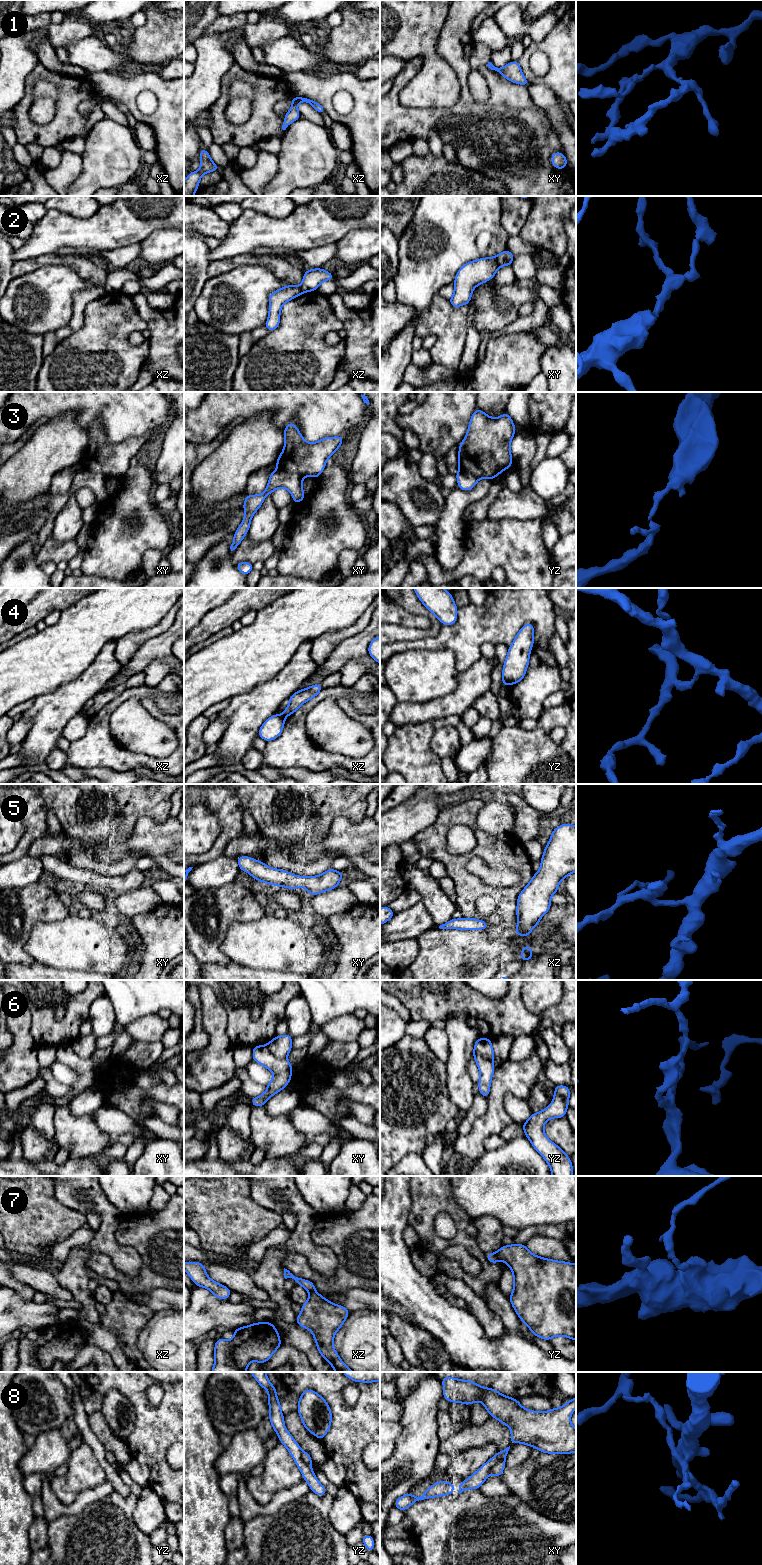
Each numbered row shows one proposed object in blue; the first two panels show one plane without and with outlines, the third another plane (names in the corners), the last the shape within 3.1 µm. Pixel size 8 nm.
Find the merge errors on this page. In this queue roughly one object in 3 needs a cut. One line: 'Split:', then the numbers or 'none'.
Split: 2, 3, 4, 6, 7, 8

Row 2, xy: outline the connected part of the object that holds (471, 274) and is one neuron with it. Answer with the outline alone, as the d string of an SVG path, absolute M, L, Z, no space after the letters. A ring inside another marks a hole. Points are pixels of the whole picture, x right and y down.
M496 257L480 258L461 266L454 280L454 294L448 300L452 307L468 305L473 289L492 279L498 268Z

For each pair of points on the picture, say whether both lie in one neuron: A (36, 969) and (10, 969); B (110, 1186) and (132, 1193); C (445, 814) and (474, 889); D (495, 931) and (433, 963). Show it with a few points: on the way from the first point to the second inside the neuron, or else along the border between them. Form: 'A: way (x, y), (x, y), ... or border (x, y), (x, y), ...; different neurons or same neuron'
A: way (30, 969), (16, 969); same neuron
B: way (115, 1186), (125, 1186), (127, 1188); same neuron
C: way (440, 833), (440, 852), (457, 870); same neuron
D: border (487, 929), (493, 938), (507, 938), (514, 934); different neurons

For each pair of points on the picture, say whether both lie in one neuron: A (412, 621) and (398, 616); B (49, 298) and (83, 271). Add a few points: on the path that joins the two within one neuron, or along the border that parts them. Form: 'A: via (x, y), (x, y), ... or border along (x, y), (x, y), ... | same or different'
A: via (409, 620), (401, 616) | same
B: border along (57, 263), (68, 263), (83, 278), (93, 284) | different

